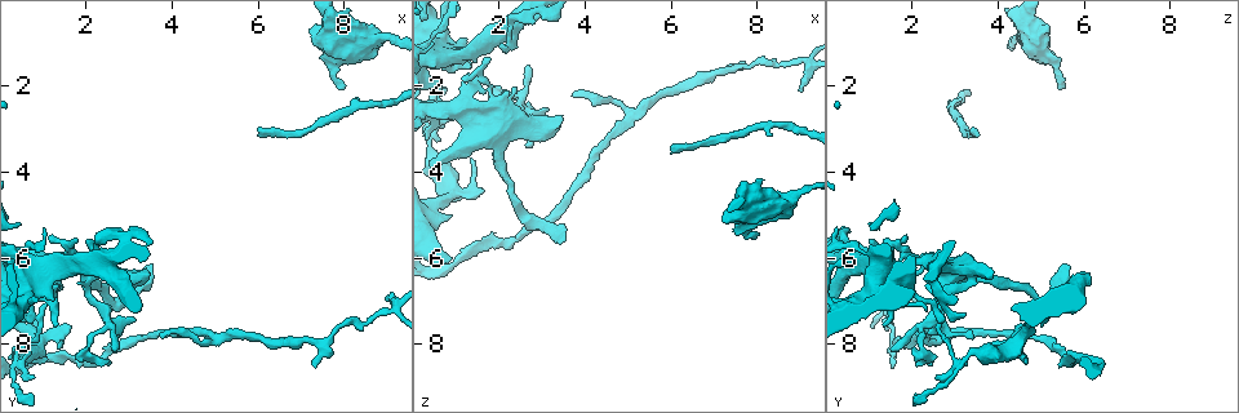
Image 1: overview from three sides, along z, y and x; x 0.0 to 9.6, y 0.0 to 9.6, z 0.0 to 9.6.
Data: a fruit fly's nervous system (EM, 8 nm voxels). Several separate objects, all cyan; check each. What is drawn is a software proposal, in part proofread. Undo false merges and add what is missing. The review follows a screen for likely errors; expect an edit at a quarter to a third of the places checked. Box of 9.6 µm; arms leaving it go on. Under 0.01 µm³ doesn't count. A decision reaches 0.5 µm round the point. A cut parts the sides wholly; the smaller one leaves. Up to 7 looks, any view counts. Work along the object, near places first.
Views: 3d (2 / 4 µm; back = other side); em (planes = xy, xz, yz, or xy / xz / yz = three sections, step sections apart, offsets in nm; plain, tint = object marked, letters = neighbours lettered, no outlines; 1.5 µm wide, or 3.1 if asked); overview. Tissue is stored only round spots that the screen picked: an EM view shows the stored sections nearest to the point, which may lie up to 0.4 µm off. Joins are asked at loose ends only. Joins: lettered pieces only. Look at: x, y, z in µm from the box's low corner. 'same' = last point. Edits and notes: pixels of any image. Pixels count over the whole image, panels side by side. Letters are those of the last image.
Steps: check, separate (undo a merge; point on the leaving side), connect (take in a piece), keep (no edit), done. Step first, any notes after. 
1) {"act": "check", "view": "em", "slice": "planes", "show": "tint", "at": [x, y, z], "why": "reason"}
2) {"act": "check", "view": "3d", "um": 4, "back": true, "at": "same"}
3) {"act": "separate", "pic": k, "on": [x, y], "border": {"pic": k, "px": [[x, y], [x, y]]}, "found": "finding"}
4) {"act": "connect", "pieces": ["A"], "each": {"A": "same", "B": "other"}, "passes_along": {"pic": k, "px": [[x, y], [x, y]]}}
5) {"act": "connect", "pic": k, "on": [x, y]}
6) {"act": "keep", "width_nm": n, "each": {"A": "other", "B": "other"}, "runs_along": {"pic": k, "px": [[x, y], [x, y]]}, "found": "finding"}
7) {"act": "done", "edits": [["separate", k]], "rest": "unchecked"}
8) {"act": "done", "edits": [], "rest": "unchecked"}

{"act": "check", "view": "em", "slice": "planes", "show": "tint", "at": [9.05, 6.90, 2.15], "why": "thin end"}

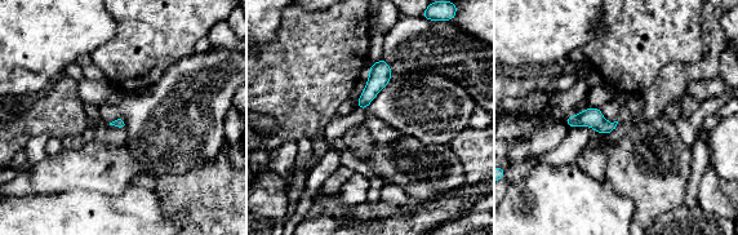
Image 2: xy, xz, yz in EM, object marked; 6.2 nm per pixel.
{"act": "check", "view": "em", "slice": "planes", "show": "letters", "at": "same"}

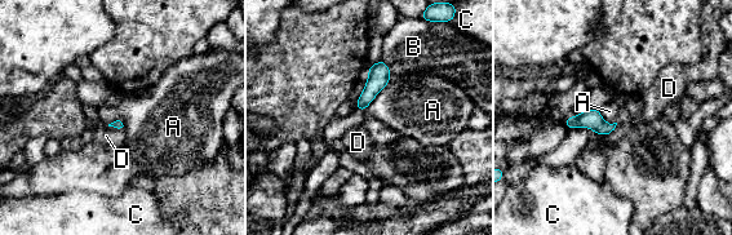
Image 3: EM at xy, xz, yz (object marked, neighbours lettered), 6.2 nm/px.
{"act": "keep", "each": {"A": "other", "B": "other", "C": "other", "D": "other"}, "border": {"pic": 3, "px": [[391, 76], [364, 110], [356, 109]]}, "found": "none of them fits"}

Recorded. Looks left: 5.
{"act": "check", "view": "em", "slice": "yz", "step": 4, "show": "tint", "at": [7.90, 2.10, 5.40], "why": "free end"}

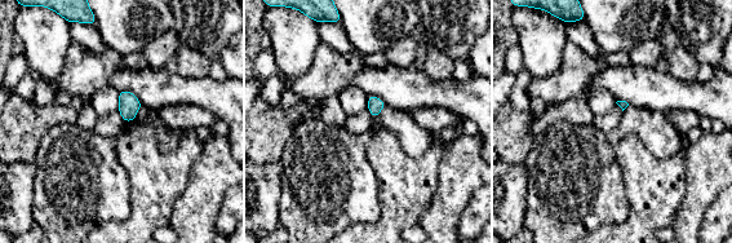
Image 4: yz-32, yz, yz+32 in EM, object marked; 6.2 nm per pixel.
{"act": "check", "view": "em", "slice": "yz", "step": 4, "show": "letters", "at": "same"}

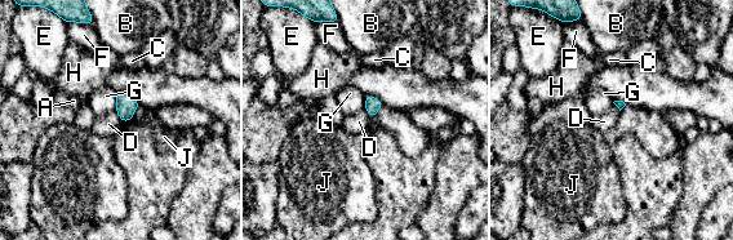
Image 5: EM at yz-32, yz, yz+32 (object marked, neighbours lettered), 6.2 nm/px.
{"act": "keep", "each": {"A": "other", "B": "other", "C": "other", "D": "other", "E": "other", "F": "other", "G": "other", "H": "other", "J": "other"}, "found": "none of them fits"}

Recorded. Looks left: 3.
{"act": "check", "view": "3d", "um": 4, "at": [8.90, 0.90, 4.65], "why": "sudden change in width"}

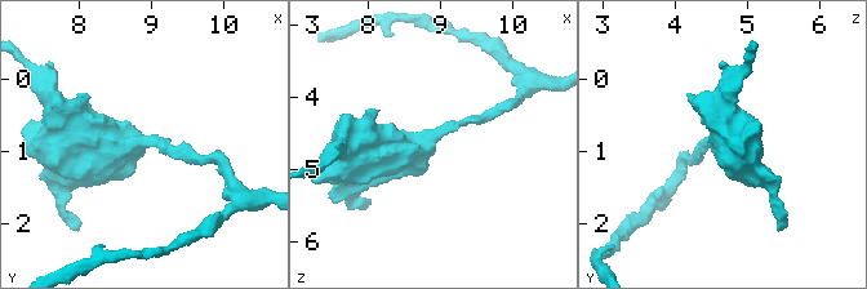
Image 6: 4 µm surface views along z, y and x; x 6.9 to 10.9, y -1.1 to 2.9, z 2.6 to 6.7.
{"act": "check", "view": "em", "slice": "planes", "show": "tint", "at": [8.85, 0.90, 4.60], "why": "need the tissue"}

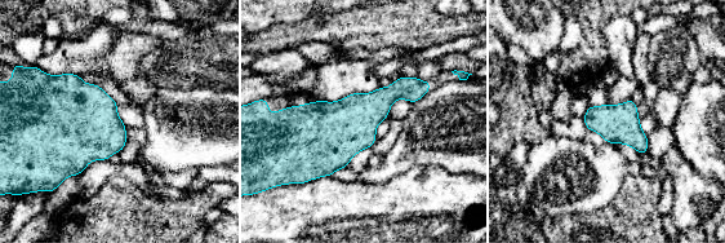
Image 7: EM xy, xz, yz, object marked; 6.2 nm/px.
{"act": "check", "view": "em", "slice": "planes", "show": "letters", "at": "same"}

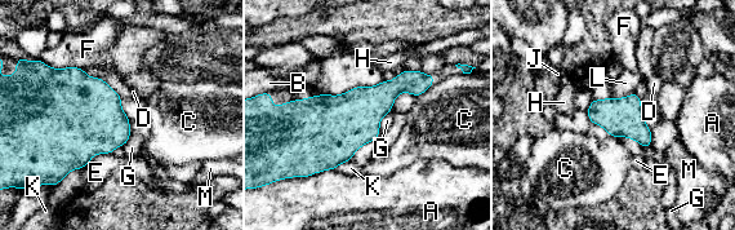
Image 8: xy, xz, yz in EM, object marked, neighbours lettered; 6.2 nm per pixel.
{"act": "keep", "longest_contact_nm": ["A", 200], "each": {"A": "other", "B": "other", "C": "other", "D": "other", "E": "other", "F": "other", "G": "other", "H": "other", "J": "other", "K": "other", "L": "other", "M": "other"}, "border": {"pic": 8, "px": [[388, 111], [379, 123], [379, 131]]}, "found": "one cell here"}

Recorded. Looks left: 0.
{"act": "done", "edits": [], "rest": "unchecked"}

